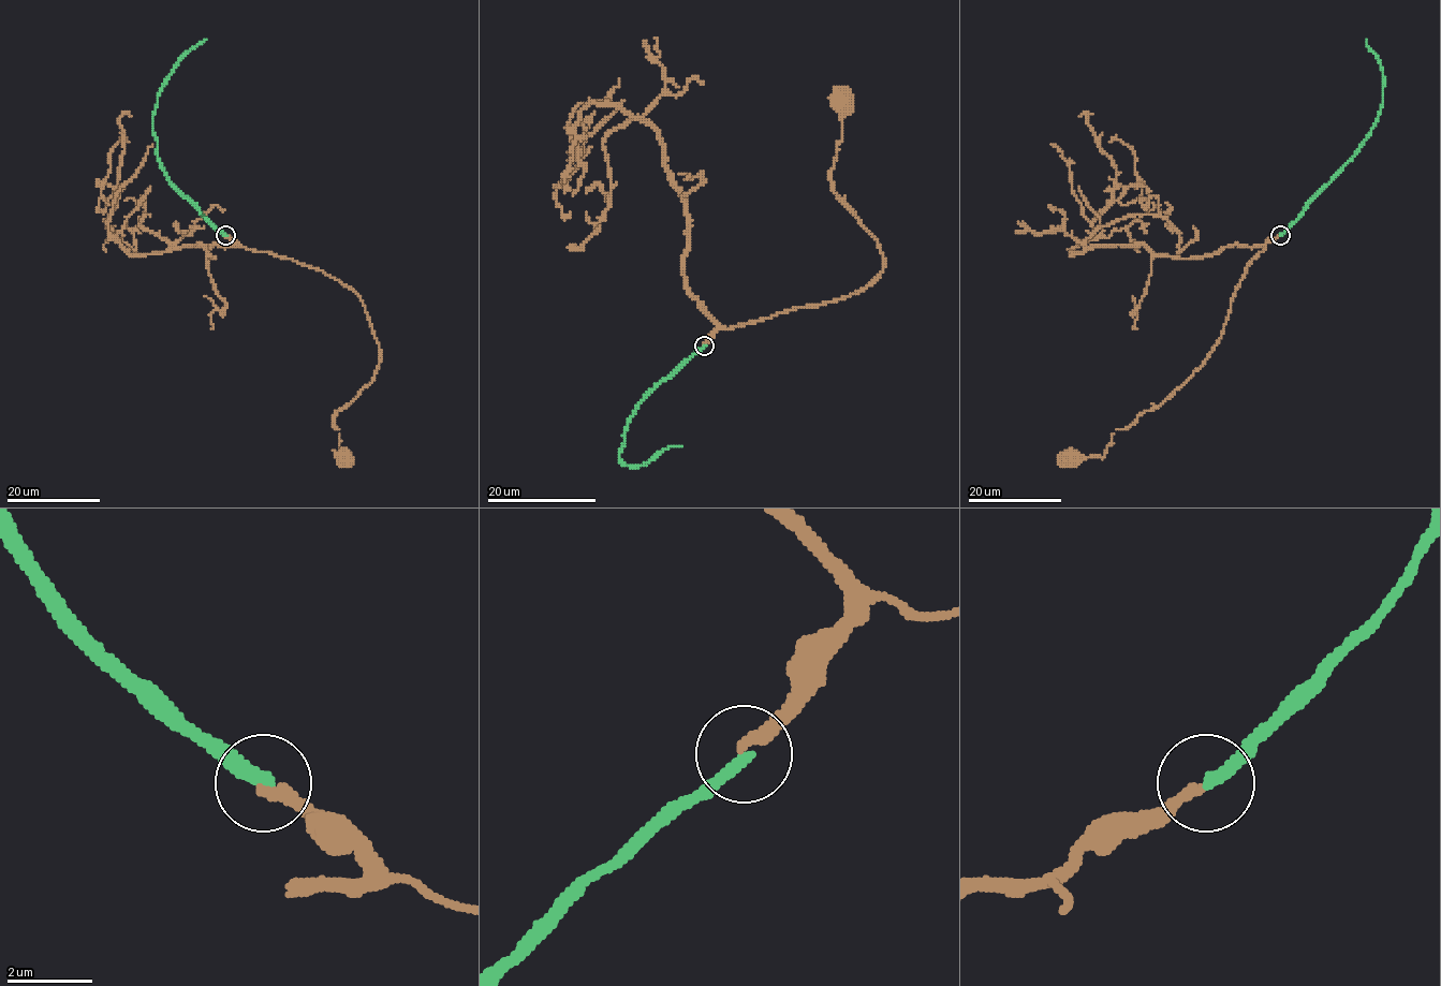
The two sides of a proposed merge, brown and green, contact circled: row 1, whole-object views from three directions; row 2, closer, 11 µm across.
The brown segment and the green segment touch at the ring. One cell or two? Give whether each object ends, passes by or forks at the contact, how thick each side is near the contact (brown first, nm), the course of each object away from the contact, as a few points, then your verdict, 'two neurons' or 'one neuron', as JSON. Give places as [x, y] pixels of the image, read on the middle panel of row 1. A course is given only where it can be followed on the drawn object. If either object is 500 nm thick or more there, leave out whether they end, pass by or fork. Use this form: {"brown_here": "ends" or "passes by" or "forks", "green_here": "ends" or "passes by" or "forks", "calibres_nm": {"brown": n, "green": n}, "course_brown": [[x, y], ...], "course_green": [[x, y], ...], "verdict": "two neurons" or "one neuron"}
{"brown_here": "ends", "green_here": "ends", "calibres_nm": {"brown": 240, "green": 280}, "course_brown": [[704, 344], [720, 327], [847, 297], [881, 274], [878, 241], [829, 180], [850, 105], [846, 97]], "course_green": [[704, 346], [637, 405], [627, 426], [618, 457], [623, 465], [633, 466], [647, 462], [667, 447], [680, 445]], "verdict": "two neurons"}

